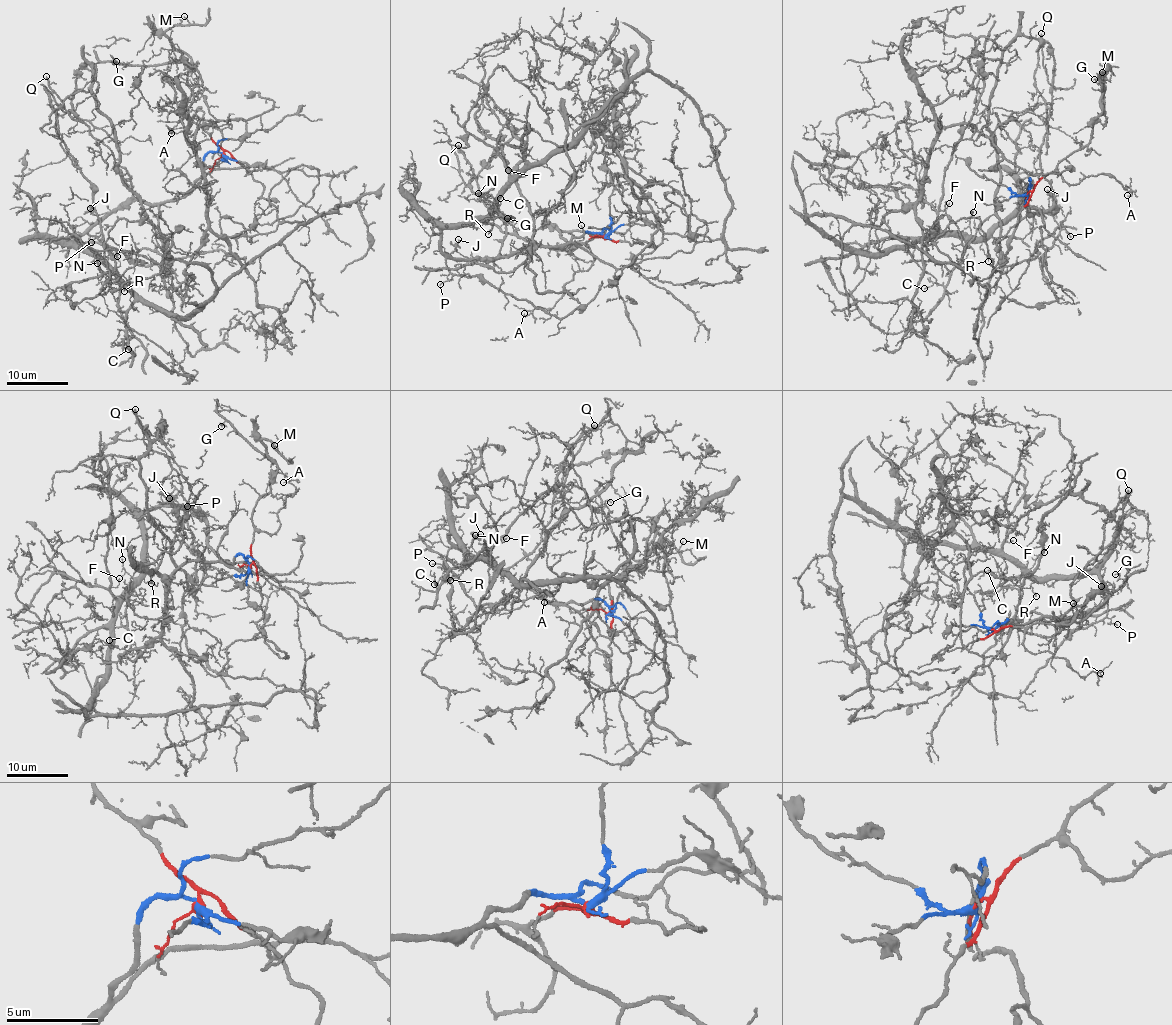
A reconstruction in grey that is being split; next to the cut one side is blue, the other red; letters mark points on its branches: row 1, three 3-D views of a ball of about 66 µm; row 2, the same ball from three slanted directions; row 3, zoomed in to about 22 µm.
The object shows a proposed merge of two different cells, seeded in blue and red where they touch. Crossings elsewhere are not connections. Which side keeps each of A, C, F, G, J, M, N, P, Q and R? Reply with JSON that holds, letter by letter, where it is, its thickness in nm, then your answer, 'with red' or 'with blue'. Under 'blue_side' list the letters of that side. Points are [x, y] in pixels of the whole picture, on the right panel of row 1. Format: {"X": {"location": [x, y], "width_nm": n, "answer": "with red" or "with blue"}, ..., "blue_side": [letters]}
{"A": {"location": [1127, 195], "width_nm": 110, "answer": "with red"}, "C": {"location": [924, 288], "width_nm": 110, "answer": "with blue"}, "F": {"location": [949, 203], "width_nm": 100, "answer": "with blue"}, "G": {"location": [1094, 79], "width_nm": 100, "answer": "with red"}, "J": {"location": [1047, 189], "width_nm": 180, "answer": "with blue"}, "M": {"location": [1102, 72], "width_nm": 100, "answer": "with red"}, "N": {"location": [973, 212], "width_nm": 110, "answer": "with blue"}, "P": {"location": [1070, 236], "width_nm": 100, "answer": "with blue"}, "Q": {"location": [1041, 33], "width_nm": 200, "answer": "with blue"}, "R": {"location": [988, 261], "width_nm": 100, "answer": "with blue"}, "blue_side": ["C", "F", "J", "N", "P", "Q", "R"]}

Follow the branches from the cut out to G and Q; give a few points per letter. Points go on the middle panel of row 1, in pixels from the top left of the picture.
G: (605, 235), (575, 242), (566, 250), (570, 253), (573, 244), (561, 249), (504, 234), (500, 226), (508, 218)
Q: (605, 235), (588, 231), (552, 246), (526, 246), (499, 255), (506, 224), (498, 211), (481, 199), (458, 146)

